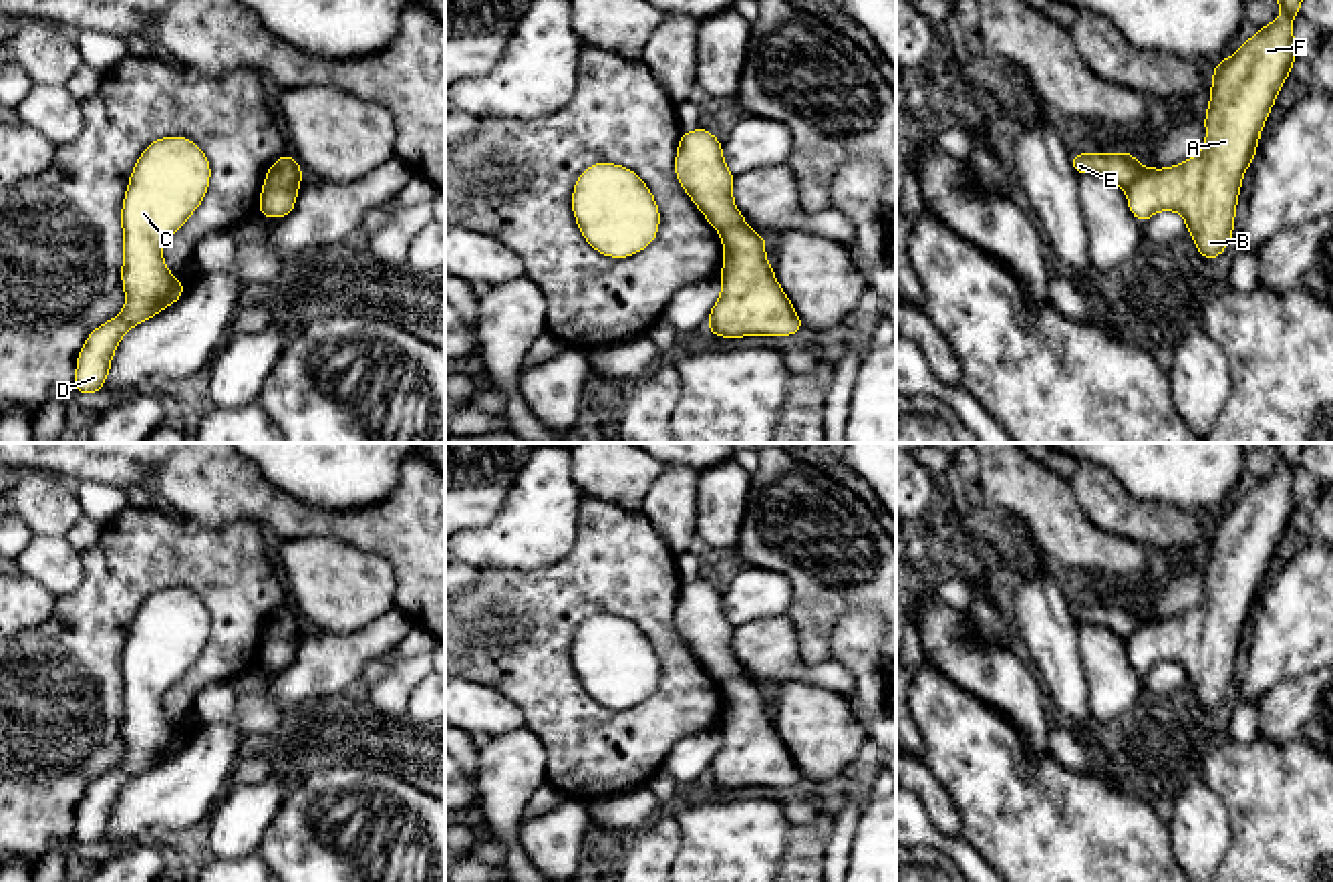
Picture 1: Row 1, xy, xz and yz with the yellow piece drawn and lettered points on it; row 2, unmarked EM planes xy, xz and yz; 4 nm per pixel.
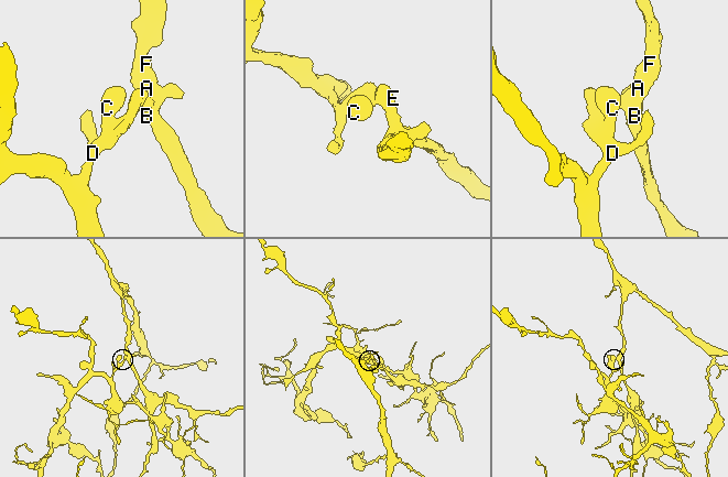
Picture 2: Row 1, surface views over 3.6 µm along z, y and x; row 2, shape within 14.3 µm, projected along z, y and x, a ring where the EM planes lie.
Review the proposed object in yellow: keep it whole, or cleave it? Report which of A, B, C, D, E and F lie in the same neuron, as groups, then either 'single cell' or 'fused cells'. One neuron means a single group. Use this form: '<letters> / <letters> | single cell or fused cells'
A B F / C D E | fused cells

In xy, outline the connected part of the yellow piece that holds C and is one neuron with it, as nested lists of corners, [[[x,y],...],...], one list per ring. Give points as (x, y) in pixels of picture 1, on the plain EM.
[[[183,586],[151,592],[137,610],[121,658],[125,759],[87,787],[72,842],[99,844],[119,791],[183,747],[185,735],[167,721],[161,699],[205,652],[209,630],[209,610]]]

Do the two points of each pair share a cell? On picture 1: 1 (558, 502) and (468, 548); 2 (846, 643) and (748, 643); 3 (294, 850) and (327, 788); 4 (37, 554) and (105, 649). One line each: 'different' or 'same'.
1: same
2: different
3: same
4: different

